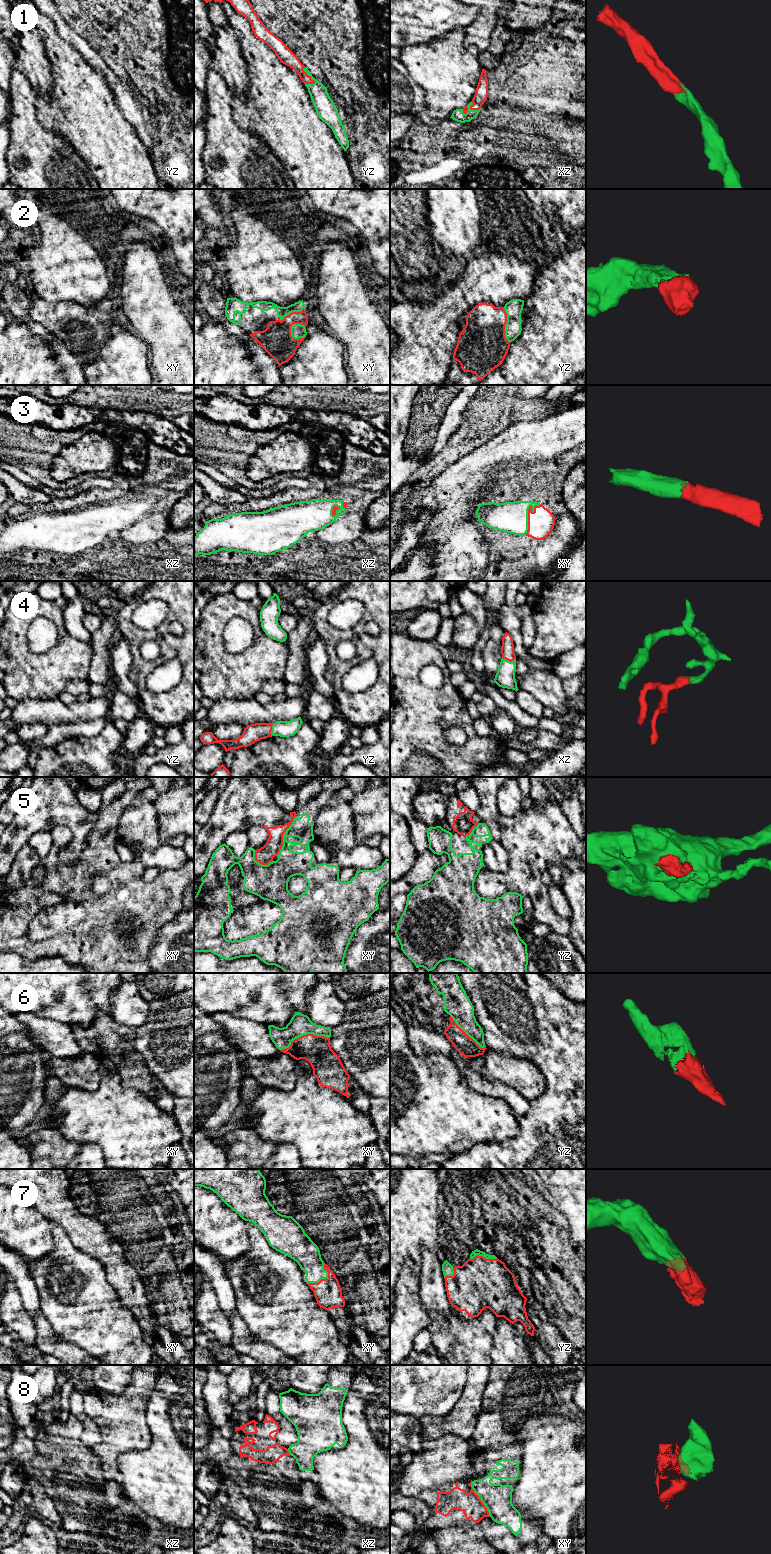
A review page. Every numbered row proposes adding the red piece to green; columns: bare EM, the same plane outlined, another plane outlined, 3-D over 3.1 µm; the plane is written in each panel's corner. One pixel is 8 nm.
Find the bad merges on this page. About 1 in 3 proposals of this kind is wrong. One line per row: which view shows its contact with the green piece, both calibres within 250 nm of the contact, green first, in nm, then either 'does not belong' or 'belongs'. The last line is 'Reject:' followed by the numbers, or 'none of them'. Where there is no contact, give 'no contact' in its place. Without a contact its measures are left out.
1: contact in xz; calibres 90 and 110 nm; belongs
2: contact in xy; calibres 110 and 240 nm; belongs
3: contact in xy; calibres 260 and 220 nm; belongs
4: contact in xz; calibres 160 and 110 nm; belongs
5: contact in xy; calibres 200 and 140 nm; does not belong
6: contact in xy; calibres 170 and 220 nm; belongs
7: contact in xy; calibres 220 and 220 nm; belongs
8: contact in xy; calibres 240 and 180 nm; does not belong
Reject: 5, 8

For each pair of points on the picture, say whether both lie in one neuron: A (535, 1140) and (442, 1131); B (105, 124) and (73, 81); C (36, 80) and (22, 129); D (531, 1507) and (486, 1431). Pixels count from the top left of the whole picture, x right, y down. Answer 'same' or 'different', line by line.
A: different
B: same
C: different
D: different

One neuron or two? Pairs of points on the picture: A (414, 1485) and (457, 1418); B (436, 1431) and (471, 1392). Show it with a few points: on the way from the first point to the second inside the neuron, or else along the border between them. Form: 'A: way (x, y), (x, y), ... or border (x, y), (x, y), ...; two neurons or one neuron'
A: border (432, 1440), (455, 1434), (467, 1441); two neurons
B: way (447, 1424), (468, 1403); one neuron

